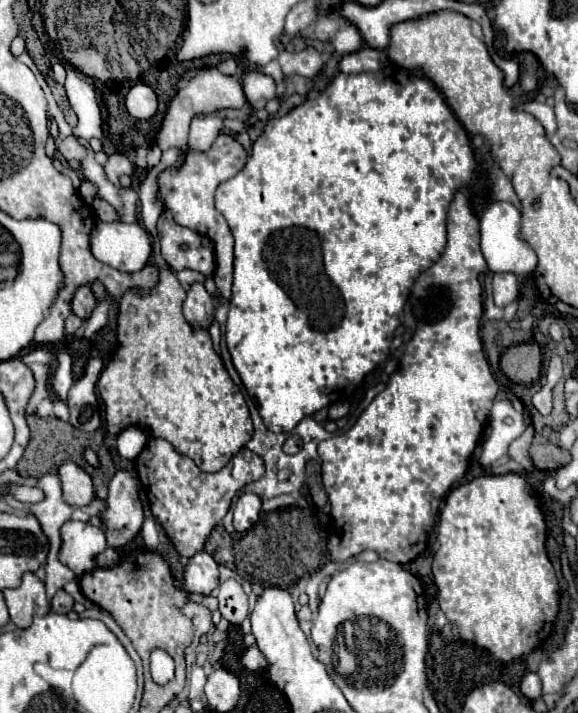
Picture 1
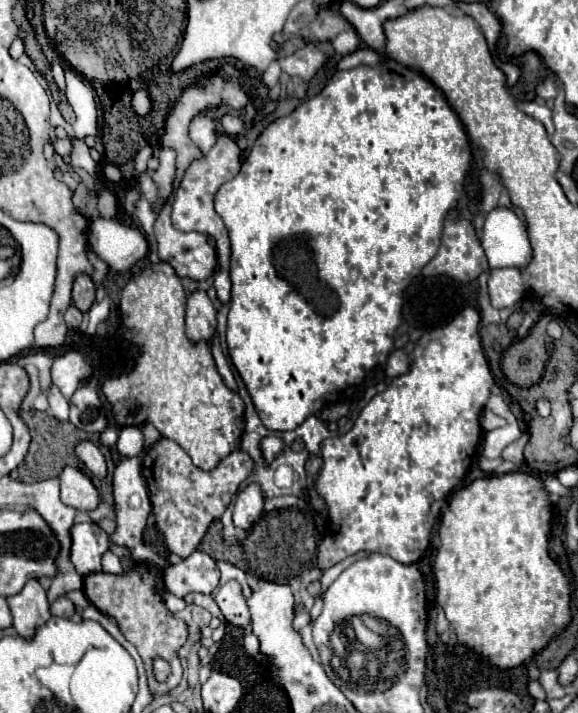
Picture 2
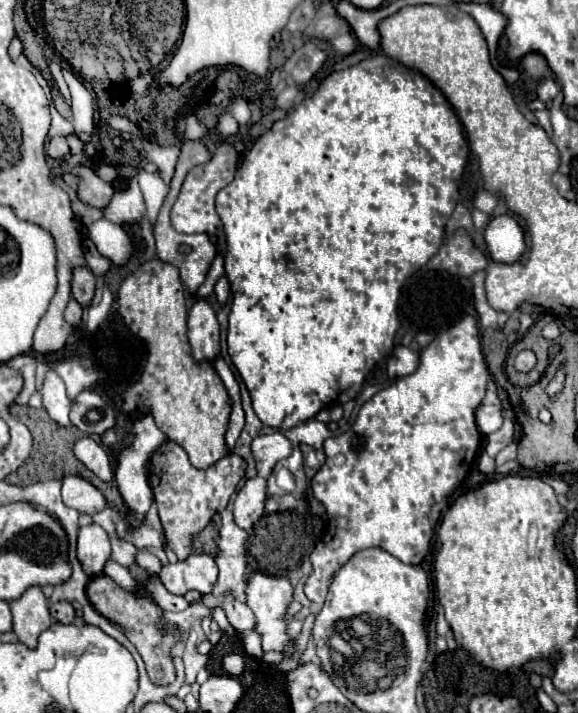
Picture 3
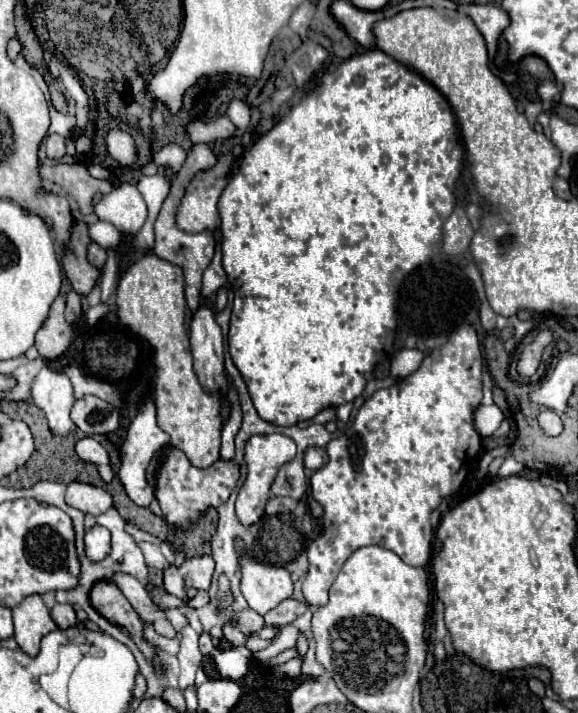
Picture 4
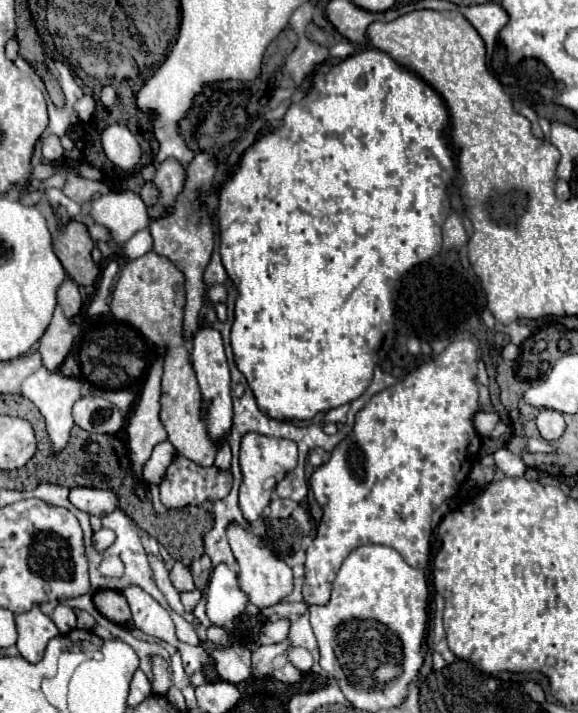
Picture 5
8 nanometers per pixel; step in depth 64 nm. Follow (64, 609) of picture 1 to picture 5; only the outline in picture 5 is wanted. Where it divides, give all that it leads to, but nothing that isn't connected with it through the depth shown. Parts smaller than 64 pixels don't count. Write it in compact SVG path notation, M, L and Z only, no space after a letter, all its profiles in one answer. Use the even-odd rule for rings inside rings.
M58 604L58 606L54 608L54 612L52 612L52 620L54 620L54 624L58 626L60 634L66 634L66 632L70 632L72 628L76 628L76 614L74 614L74 610L72 610L70 606Z

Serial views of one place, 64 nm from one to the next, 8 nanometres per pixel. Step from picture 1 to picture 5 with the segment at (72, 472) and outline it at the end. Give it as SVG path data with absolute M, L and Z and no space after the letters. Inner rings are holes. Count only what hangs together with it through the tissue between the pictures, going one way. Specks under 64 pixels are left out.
M76 486L76 488L70 488L68 498L78 510L84 510L84 512L94 514L94 516L104 516L104 514L118 508L118 498L112 490Z

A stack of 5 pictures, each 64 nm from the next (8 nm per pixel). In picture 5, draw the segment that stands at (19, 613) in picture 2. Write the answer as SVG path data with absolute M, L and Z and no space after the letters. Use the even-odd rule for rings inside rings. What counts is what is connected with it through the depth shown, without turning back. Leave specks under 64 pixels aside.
M34 604L28 612L16 614L16 628L18 628L16 646L28 662L38 662L44 654L48 640L60 634L52 618L46 616L38 604Z

